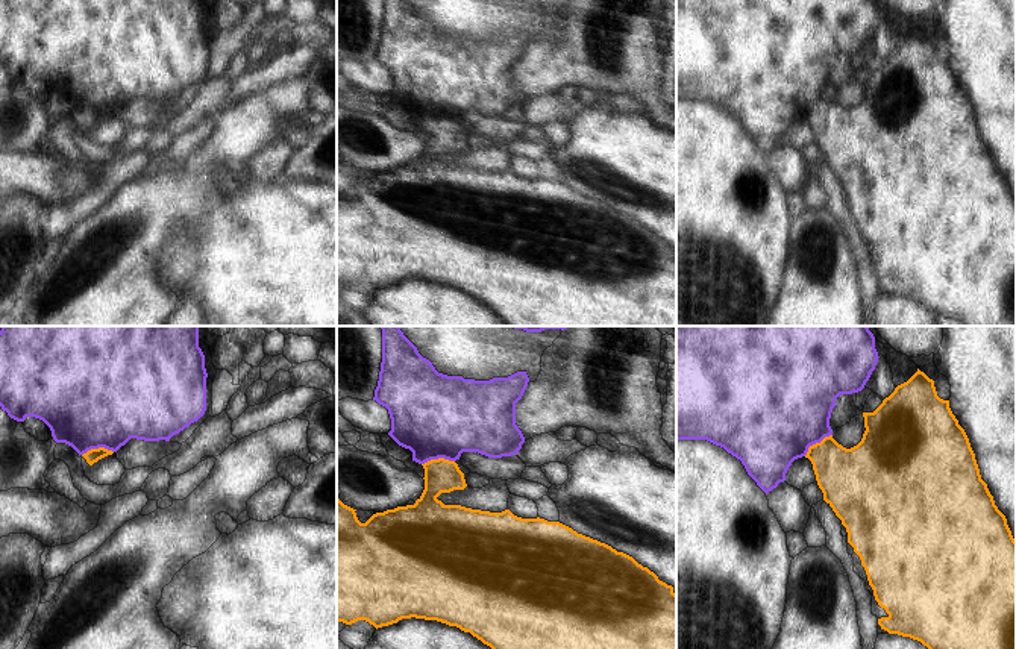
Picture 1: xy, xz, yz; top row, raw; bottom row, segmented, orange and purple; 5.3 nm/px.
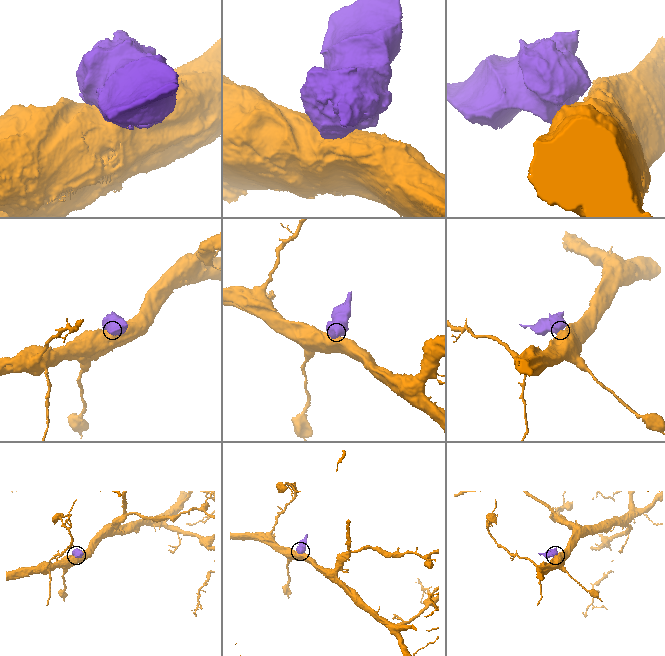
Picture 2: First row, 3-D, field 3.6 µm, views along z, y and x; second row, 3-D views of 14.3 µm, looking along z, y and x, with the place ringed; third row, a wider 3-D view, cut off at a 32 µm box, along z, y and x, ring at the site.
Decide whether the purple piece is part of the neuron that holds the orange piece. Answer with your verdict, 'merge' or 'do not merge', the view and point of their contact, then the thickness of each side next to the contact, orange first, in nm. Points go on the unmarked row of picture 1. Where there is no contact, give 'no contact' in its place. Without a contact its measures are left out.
do not merge | xz (439, 119) | 180/440 nm

